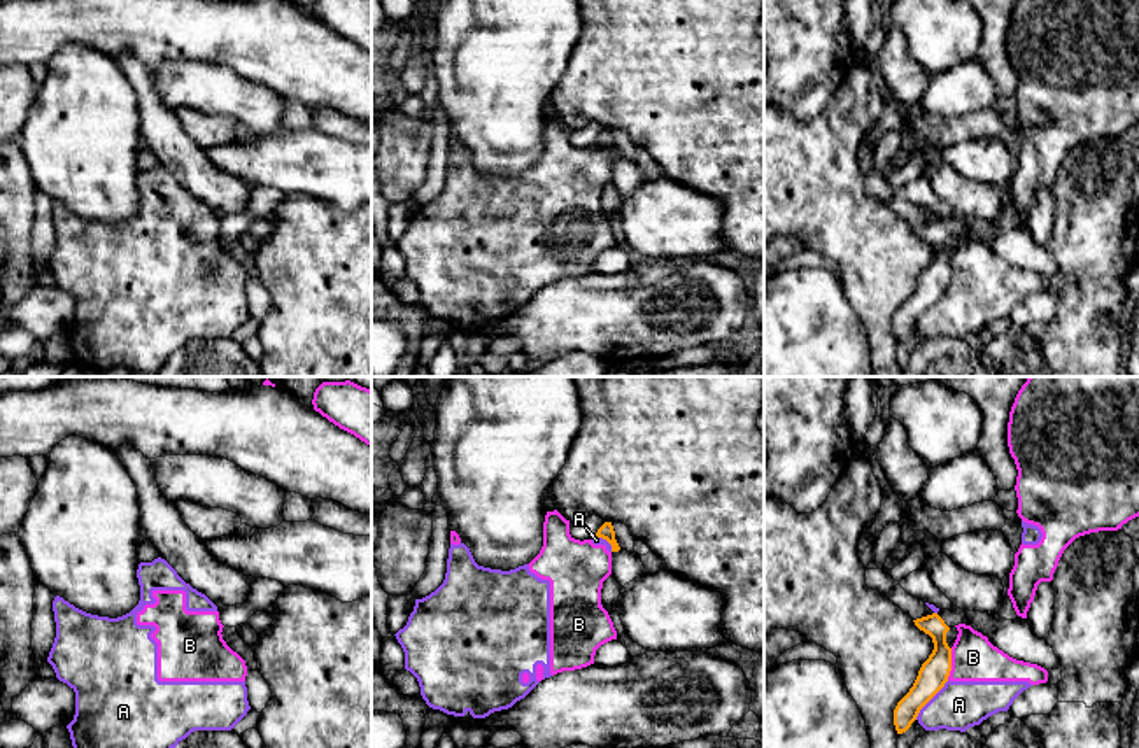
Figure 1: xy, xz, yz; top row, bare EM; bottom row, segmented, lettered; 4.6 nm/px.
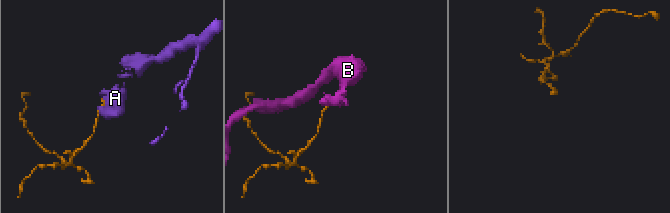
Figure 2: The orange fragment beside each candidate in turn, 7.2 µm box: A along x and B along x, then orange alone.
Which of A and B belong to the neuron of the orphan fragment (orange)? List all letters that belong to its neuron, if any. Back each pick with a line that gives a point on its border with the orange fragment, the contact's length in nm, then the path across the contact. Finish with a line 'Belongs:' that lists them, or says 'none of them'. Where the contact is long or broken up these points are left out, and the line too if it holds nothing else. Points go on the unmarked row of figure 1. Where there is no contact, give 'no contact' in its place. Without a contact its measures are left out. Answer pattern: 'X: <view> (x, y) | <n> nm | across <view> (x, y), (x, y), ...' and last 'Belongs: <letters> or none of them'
Belongs: none of them

